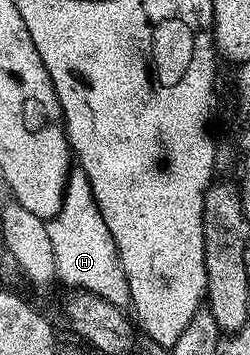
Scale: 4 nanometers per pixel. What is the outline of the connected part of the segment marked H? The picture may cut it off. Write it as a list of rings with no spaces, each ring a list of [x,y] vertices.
[[[70,174],[61,208],[47,224],[55,255],[56,278],[65,282],[69,289],[90,291],[108,303],[124,308],[129,303],[129,286],[117,260],[117,246],[103,221],[100,207],[93,200],[93,190],[84,174]]]

